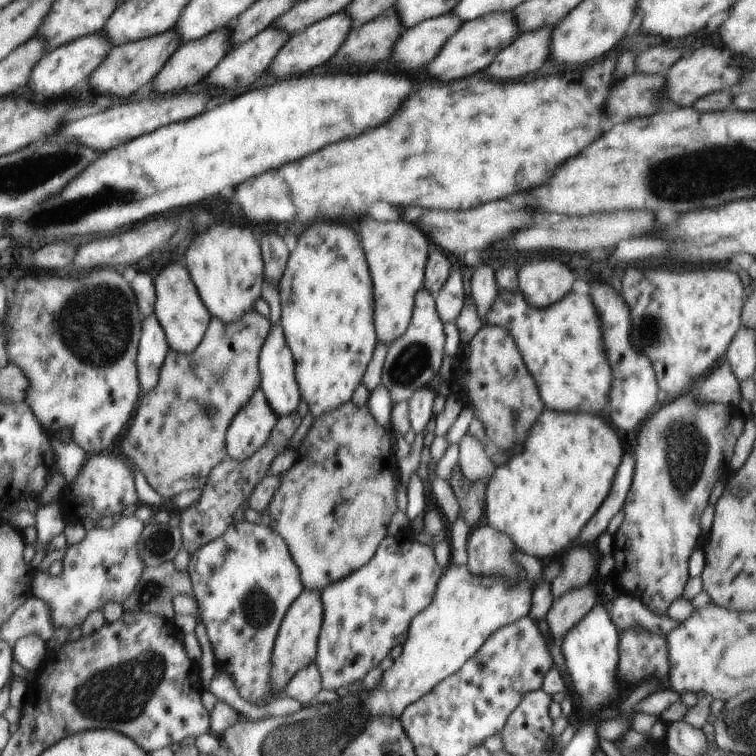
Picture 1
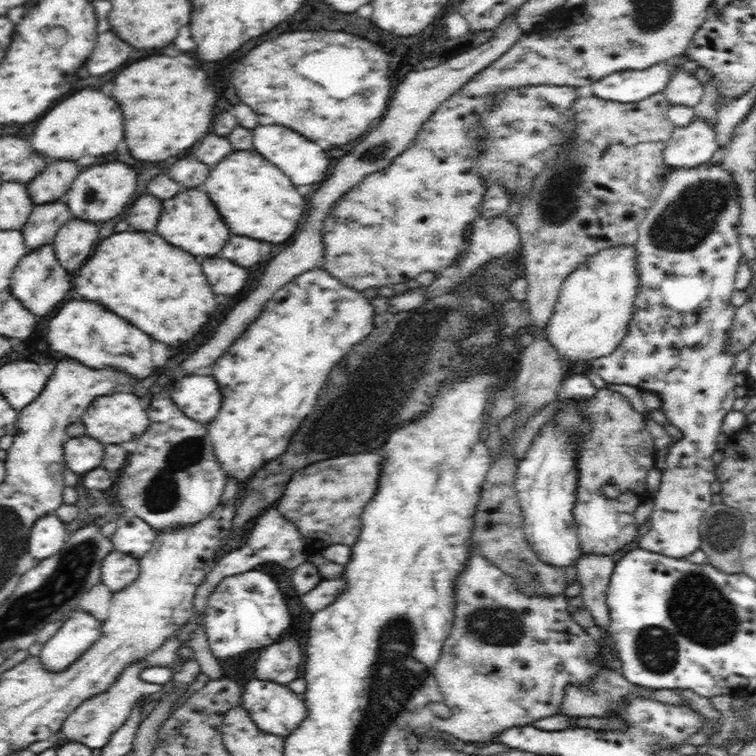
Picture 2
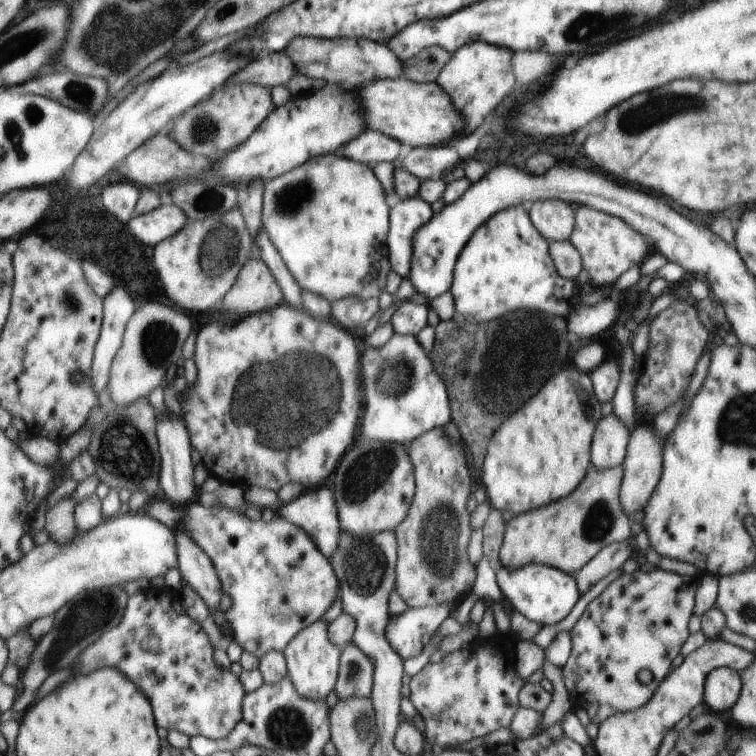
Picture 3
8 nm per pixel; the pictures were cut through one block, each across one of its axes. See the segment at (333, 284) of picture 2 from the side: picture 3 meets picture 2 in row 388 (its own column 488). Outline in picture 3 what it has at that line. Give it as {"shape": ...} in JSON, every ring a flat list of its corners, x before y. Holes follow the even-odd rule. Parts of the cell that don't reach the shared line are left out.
{"shape":[[516,205,496,213,473,232,472,238,456,259,453,283,449,291,455,300,456,315,469,325,482,320,484,322,494,320,498,316,504,316,506,312,512,312,512,308,522,308,522,306,546,314,566,316,570,304,578,300,572,282,562,278,556,270,549,253,549,242,532,224,526,205]]}

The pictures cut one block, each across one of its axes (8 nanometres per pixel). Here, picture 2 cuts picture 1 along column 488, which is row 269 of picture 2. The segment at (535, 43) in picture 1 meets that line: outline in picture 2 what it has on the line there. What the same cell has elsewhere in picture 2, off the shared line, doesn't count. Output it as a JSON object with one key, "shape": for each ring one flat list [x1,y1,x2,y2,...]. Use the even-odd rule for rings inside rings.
{"shape":[[82,219,70,220,52,242,59,263,72,274,92,254,98,242,98,226]]}

